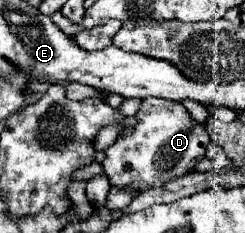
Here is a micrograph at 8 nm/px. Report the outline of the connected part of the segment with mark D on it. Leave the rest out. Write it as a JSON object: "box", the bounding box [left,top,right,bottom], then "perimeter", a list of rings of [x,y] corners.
{"box":[102,100,212,192],"perimeter":[[[142,100],[138,110],[138,124],[130,136],[120,136],[108,150],[106,160],[102,162],[106,176],[112,186],[130,186],[138,192],[162,186],[172,178],[188,174],[196,160],[206,156],[212,136],[204,124],[196,122],[190,112],[174,100]]]}

